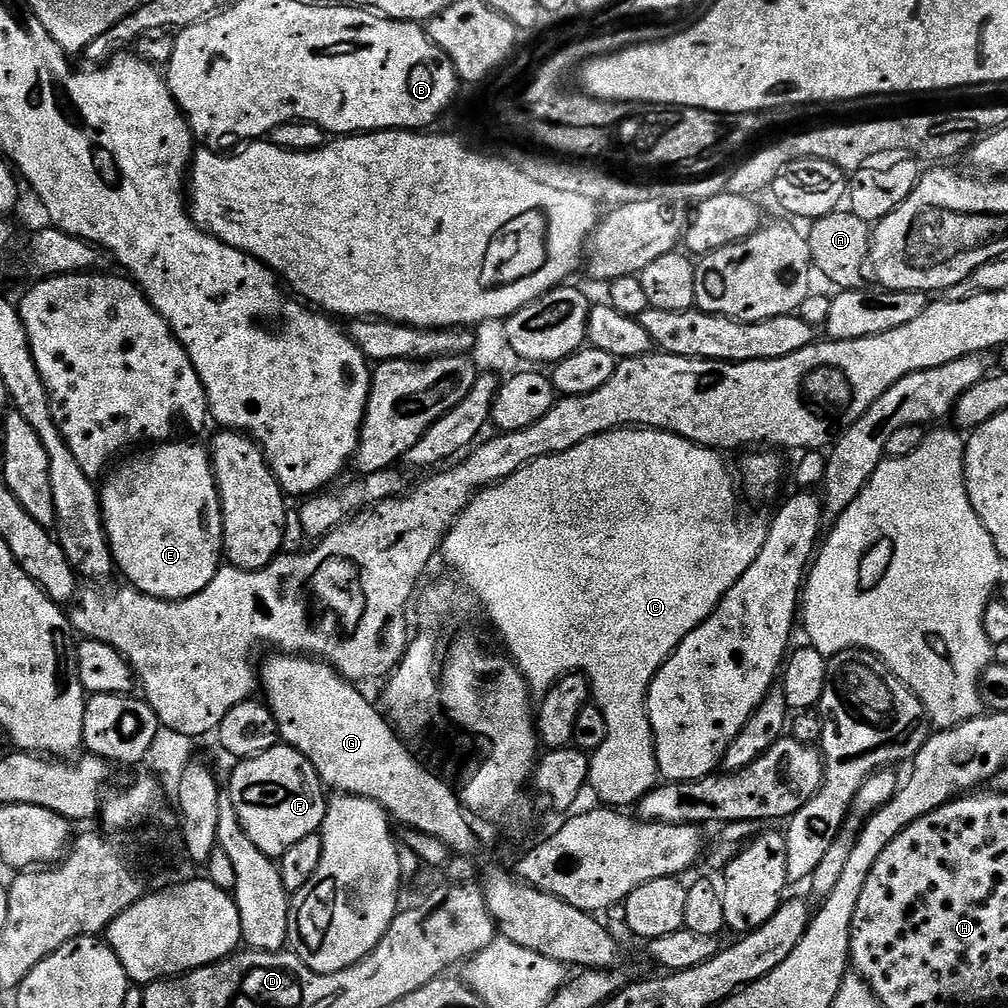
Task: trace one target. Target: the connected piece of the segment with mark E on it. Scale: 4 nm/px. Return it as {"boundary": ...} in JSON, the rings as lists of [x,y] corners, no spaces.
{"boundary":[[[160,442],[151,451],[141,451],[144,452],[141,456],[126,461],[112,477],[109,475],[103,481],[104,488],[102,484],[99,489],[104,529],[119,575],[124,575],[131,587],[159,600],[185,600],[206,590],[222,566],[224,550],[220,491],[212,472],[209,449],[200,444],[176,443]]]}

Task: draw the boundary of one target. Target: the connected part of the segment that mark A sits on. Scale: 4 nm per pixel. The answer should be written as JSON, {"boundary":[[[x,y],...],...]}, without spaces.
{"boundary":[[[837,210],[835,212],[831,212],[830,214],[823,216],[822,218],[818,218],[817,220],[811,221],[810,227],[812,229],[807,229],[806,235],[808,237],[808,245],[810,246],[810,254],[812,255],[812,262],[817,273],[820,272],[825,276],[826,279],[829,280],[832,284],[837,284],[835,287],[840,290],[860,290],[865,287],[864,284],[864,272],[866,276],[866,269],[869,267],[871,258],[872,258],[872,233],[873,229],[866,222],[862,222],[862,218],[858,218],[853,214],[851,210]]]}

